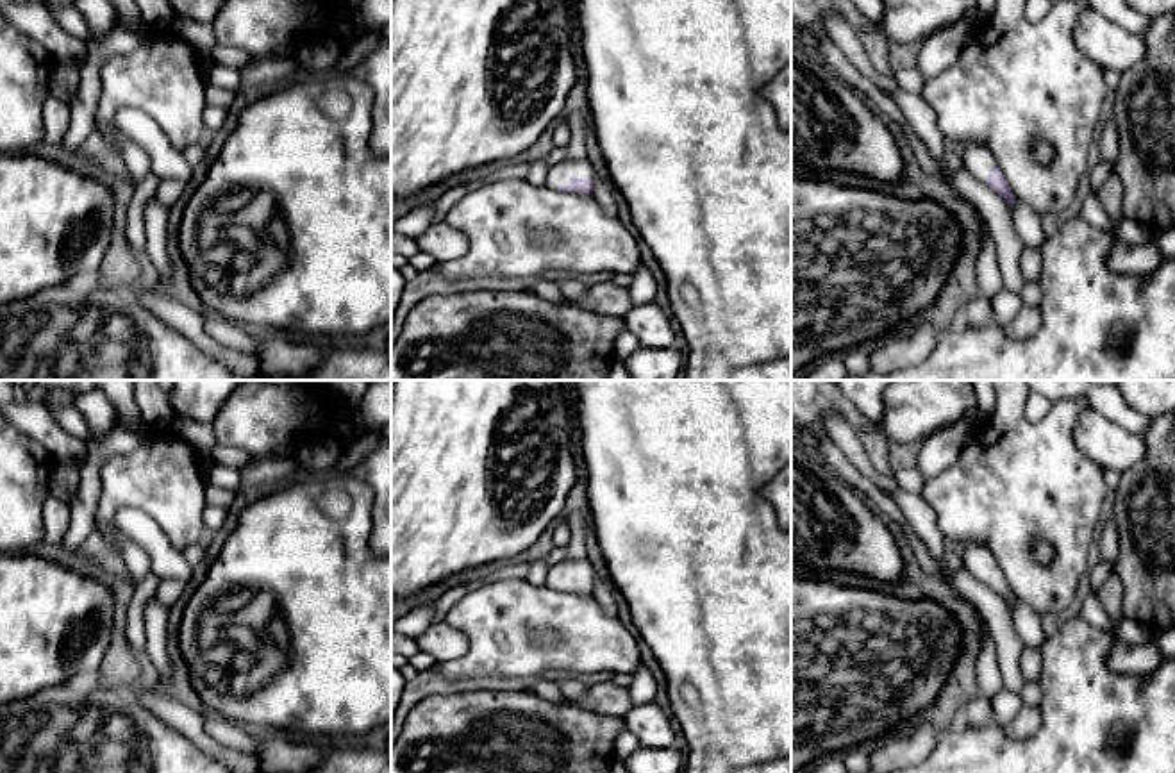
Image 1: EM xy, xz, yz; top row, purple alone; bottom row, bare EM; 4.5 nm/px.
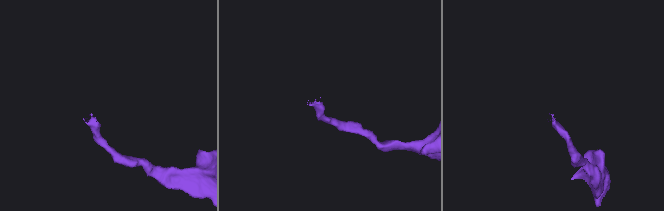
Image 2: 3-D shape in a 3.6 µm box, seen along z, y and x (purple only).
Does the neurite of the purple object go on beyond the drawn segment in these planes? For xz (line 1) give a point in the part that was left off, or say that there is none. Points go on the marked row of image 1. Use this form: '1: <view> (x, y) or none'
1: xz (559, 174)

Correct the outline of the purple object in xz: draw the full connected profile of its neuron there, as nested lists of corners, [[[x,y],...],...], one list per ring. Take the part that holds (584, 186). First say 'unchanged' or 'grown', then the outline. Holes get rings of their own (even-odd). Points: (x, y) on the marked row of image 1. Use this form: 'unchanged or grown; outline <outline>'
grown; outline [[[564,159],[548,168],[546,187],[593,196],[595,170],[588,159]]]

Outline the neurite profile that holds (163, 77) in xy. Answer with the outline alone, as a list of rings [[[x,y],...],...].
[[[171,29],[154,30],[146,41],[130,54],[114,55],[100,68],[100,96],[95,109],[95,130],[116,148],[116,111],[123,107],[143,111],[184,152],[191,145],[207,145],[204,127],[205,107],[204,61],[198,52]]]

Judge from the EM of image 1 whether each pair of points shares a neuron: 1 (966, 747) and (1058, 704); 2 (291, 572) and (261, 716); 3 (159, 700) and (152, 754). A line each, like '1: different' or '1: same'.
1: same
2: same
3: different

